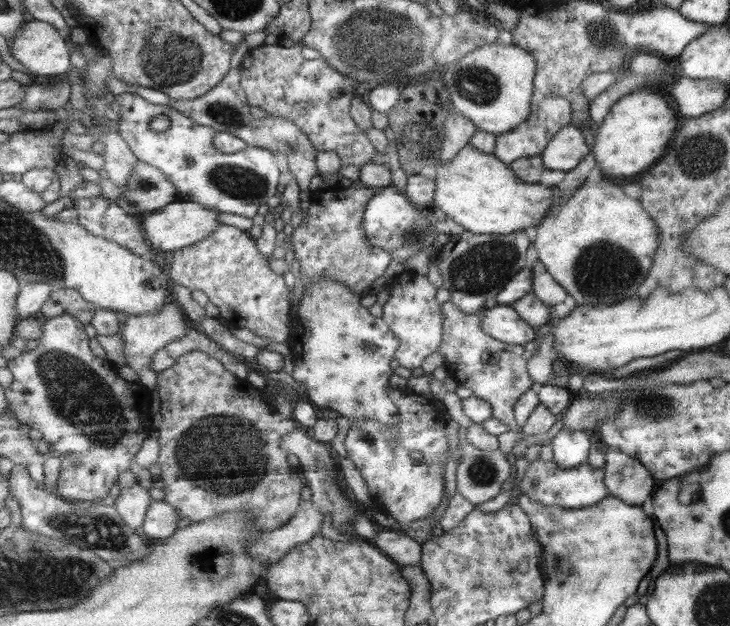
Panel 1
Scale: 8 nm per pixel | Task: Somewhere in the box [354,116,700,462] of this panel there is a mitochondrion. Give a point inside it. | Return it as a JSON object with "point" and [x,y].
{"point":[480,269]}

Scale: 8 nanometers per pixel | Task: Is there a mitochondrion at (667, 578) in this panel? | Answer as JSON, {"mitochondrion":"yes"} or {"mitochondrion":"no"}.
{"mitochondrion":"no"}

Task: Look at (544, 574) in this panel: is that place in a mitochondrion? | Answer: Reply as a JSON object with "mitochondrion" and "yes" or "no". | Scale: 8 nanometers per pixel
{"mitochondrion":"no"}

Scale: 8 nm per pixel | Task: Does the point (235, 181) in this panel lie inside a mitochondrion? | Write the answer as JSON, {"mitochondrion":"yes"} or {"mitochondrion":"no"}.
{"mitochondrion":"yes"}

